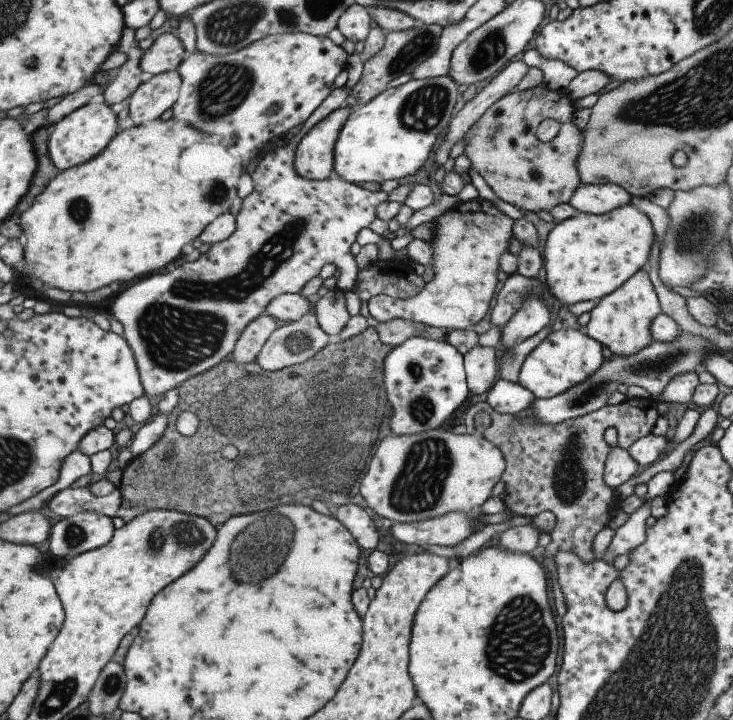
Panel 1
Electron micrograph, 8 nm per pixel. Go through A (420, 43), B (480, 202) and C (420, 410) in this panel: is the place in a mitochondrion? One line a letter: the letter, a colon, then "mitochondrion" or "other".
A: mitochondrion
B: other
C: mitochondrion

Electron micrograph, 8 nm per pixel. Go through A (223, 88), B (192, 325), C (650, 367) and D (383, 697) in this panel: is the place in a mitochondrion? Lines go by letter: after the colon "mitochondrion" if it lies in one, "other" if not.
A: mitochondrion
B: mitochondrion
C: mitochondrion
D: other

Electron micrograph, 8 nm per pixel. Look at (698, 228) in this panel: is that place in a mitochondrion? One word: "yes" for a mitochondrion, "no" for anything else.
yes

